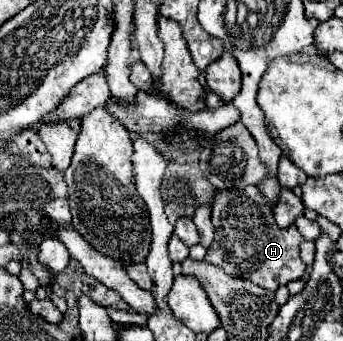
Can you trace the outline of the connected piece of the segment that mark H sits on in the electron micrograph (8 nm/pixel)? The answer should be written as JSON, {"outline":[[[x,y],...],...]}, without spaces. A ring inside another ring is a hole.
{"outline":[[[257,186],[217,192],[213,200],[213,228],[215,240],[205,254],[205,260],[223,268],[227,274],[251,280],[253,284],[271,292],[305,276],[307,266],[299,258],[299,244],[303,236],[295,224],[285,230],[277,228],[273,214],[269,212]]]}

